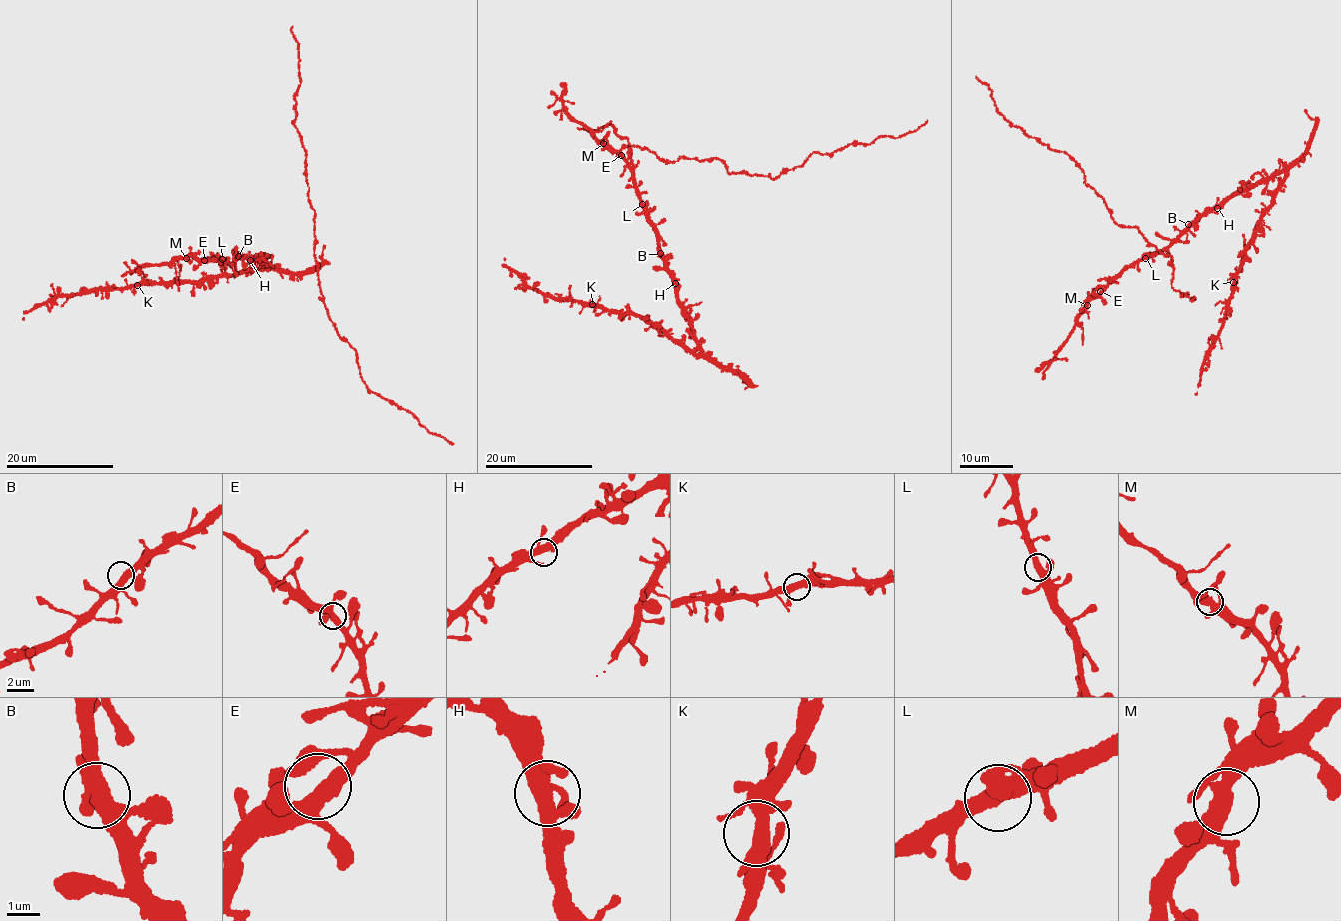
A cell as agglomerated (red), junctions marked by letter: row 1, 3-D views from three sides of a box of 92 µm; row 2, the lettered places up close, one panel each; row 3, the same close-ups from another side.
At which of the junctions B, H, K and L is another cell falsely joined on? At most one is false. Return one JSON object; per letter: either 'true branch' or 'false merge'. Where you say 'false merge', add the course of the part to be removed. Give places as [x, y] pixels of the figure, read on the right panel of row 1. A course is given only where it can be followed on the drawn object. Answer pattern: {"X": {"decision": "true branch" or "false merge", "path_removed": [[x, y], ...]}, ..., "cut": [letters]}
{"B": {"decision": "true branch"}, "H": {"decision": "true branch"}, "K": {"decision": "true branch"}, "L": {"decision": "true branch"}, "cut": []}

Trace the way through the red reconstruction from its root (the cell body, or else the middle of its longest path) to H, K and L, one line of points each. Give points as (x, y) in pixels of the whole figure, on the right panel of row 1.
H: (1190, 226), (1217, 208)
K: (1190, 226), (1234, 195), (1285, 172), (1273, 202), (1264, 210), (1244, 251), (1243, 261), (1233, 282)
L: (1190, 226), (1167, 247), (1145, 258)

